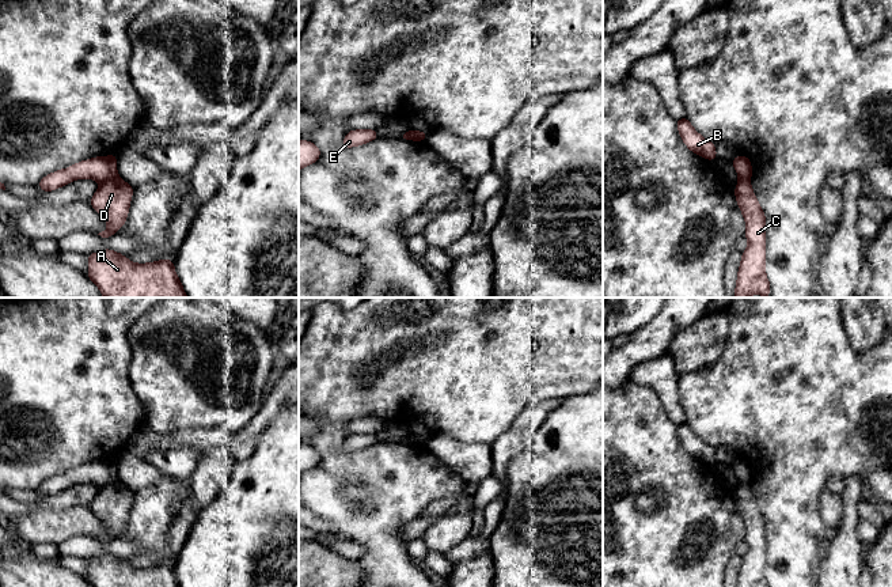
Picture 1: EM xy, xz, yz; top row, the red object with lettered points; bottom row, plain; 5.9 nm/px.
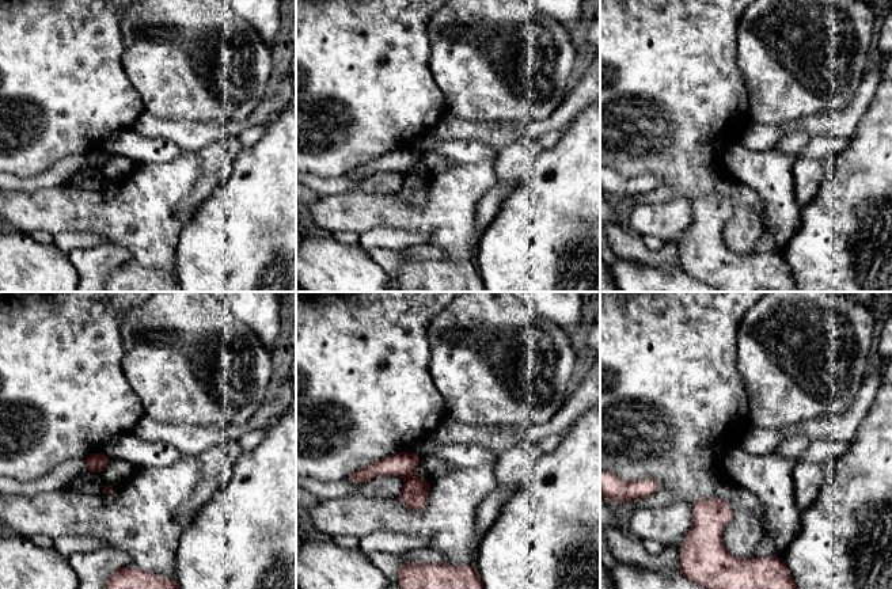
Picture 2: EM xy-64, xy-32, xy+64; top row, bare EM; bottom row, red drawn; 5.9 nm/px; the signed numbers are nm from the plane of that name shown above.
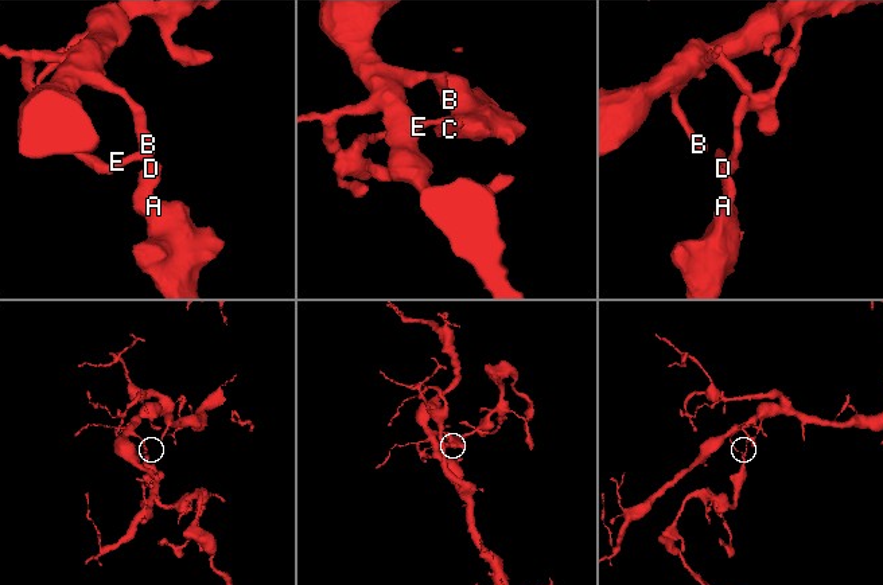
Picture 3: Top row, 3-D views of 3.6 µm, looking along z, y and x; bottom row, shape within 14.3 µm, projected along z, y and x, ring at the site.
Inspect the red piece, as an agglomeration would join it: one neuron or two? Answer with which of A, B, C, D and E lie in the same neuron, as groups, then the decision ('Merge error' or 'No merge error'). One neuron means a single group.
Groups: A C D / B E. Merge error

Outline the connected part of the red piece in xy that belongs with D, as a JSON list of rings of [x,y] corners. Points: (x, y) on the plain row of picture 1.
[[[119,481],[100,488],[96,497],[91,501],[90,508],[109,529],[109,534],[98,539],[102,542],[113,541],[117,538],[117,534],[125,529],[133,493],[134,492]]]

